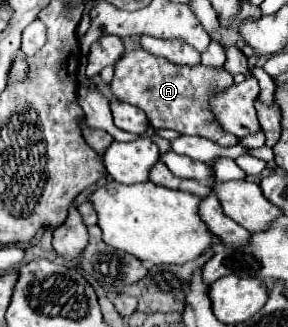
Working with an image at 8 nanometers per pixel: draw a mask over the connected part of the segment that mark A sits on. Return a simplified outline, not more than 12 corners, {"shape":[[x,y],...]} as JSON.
{"shape":[[142,48],[114,64],[110,88],[152,128],[234,146],[204,106],[232,74],[176,66]]}

